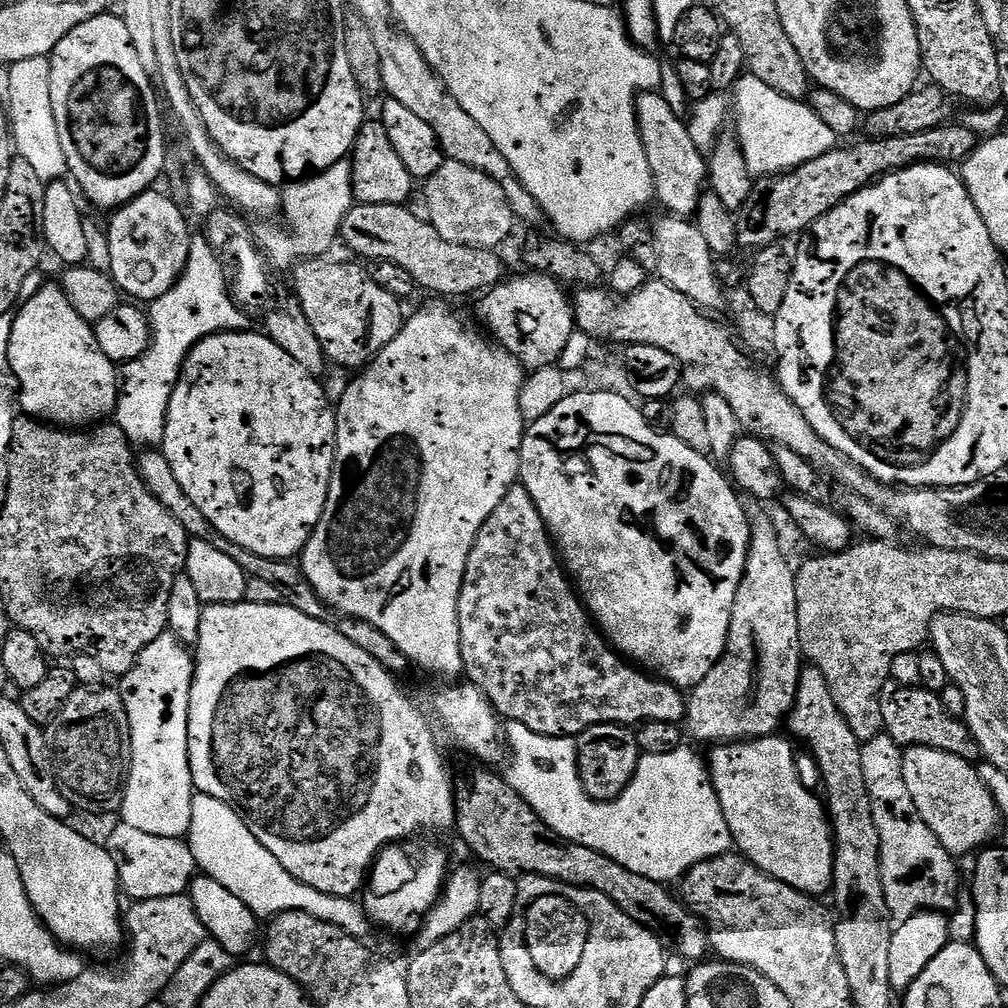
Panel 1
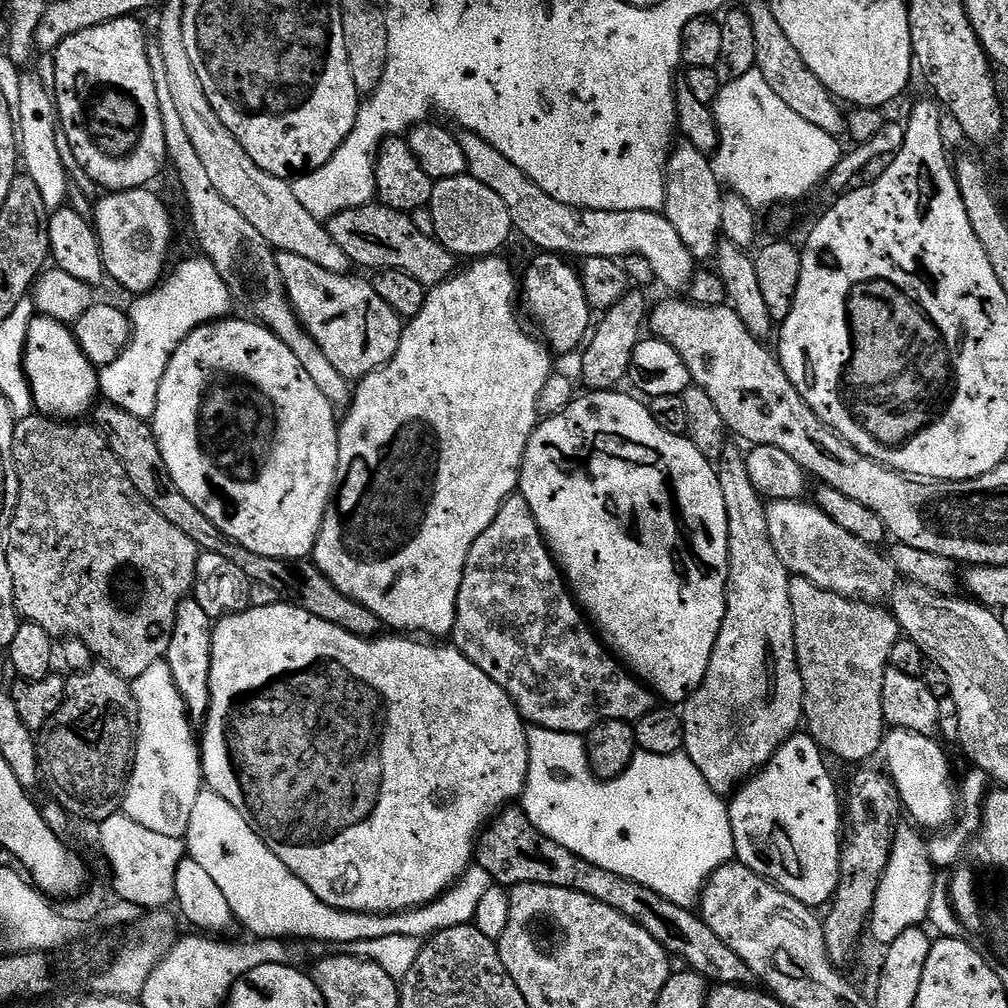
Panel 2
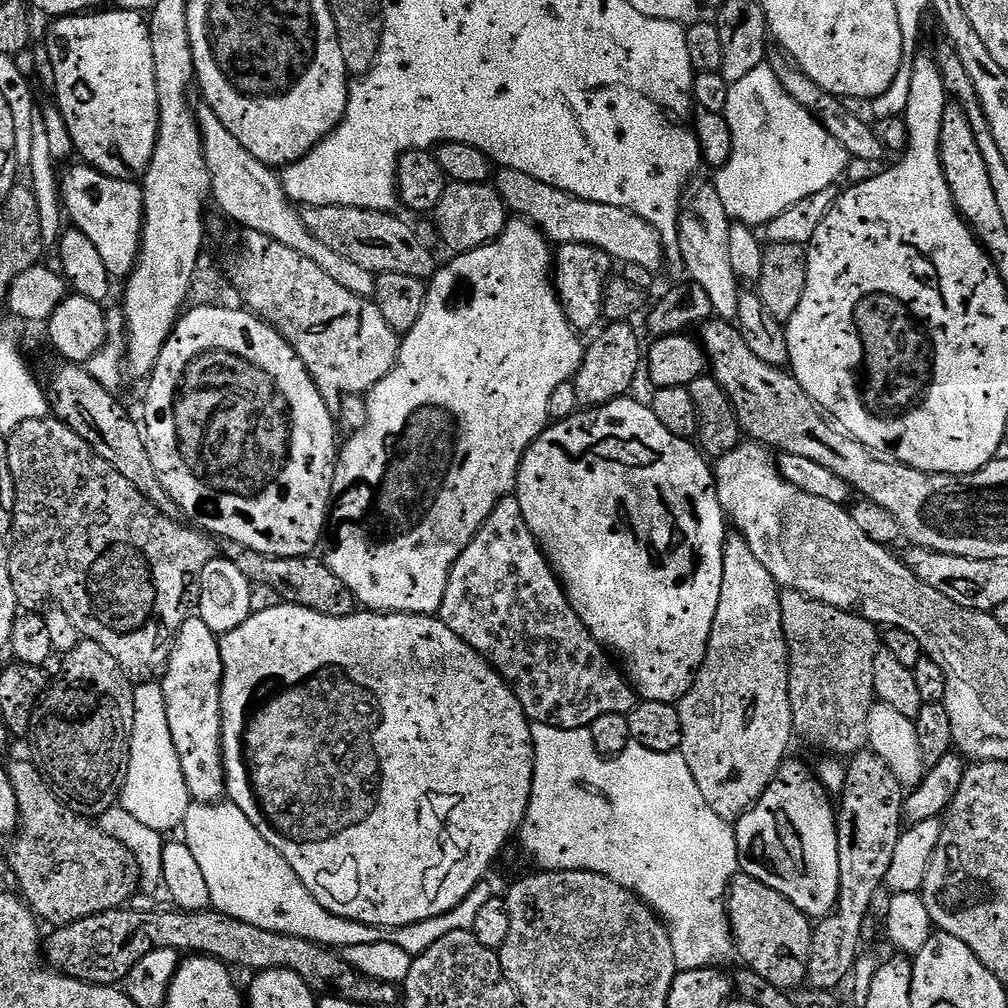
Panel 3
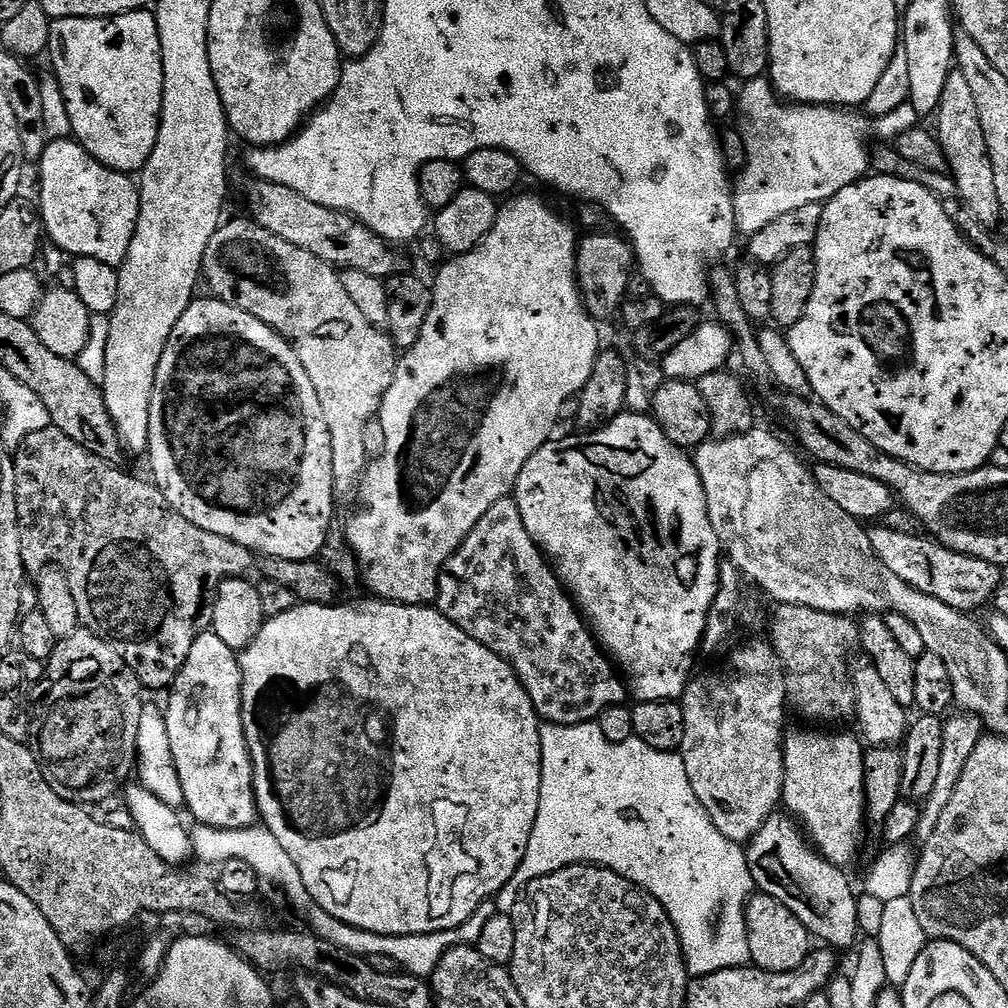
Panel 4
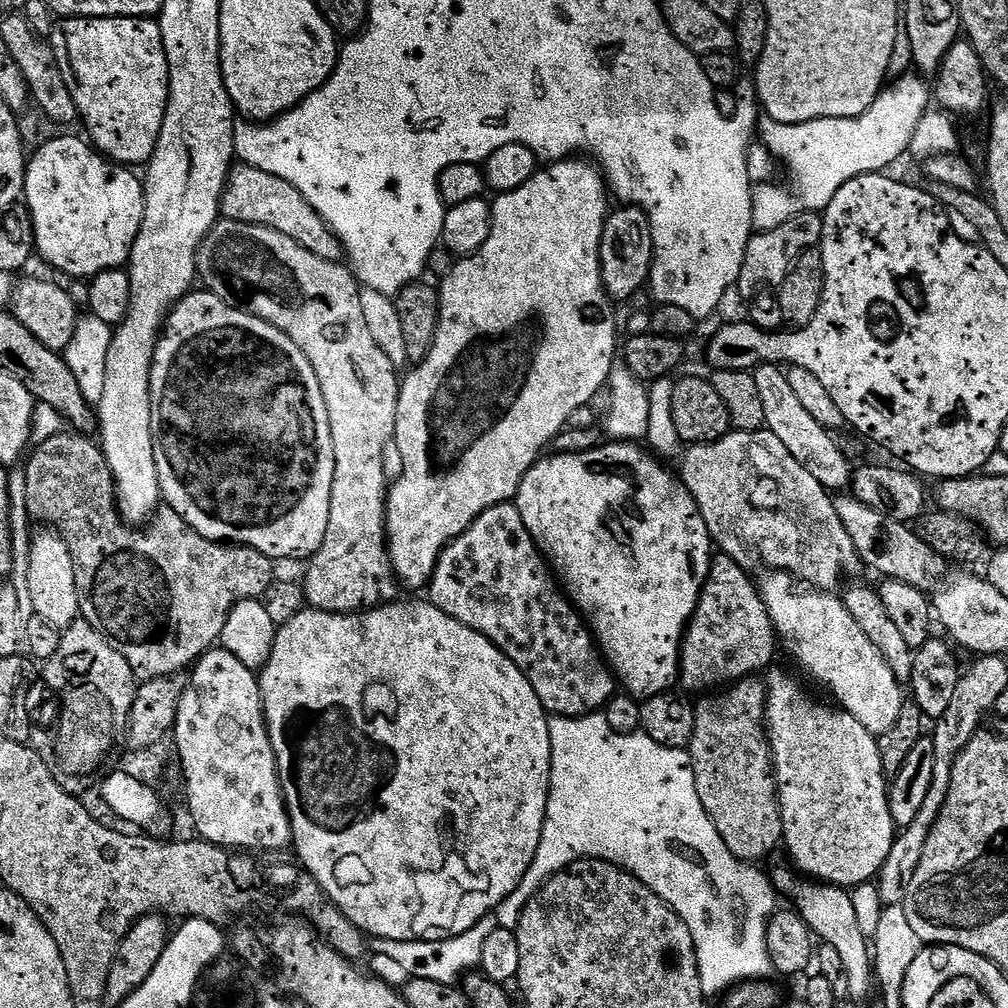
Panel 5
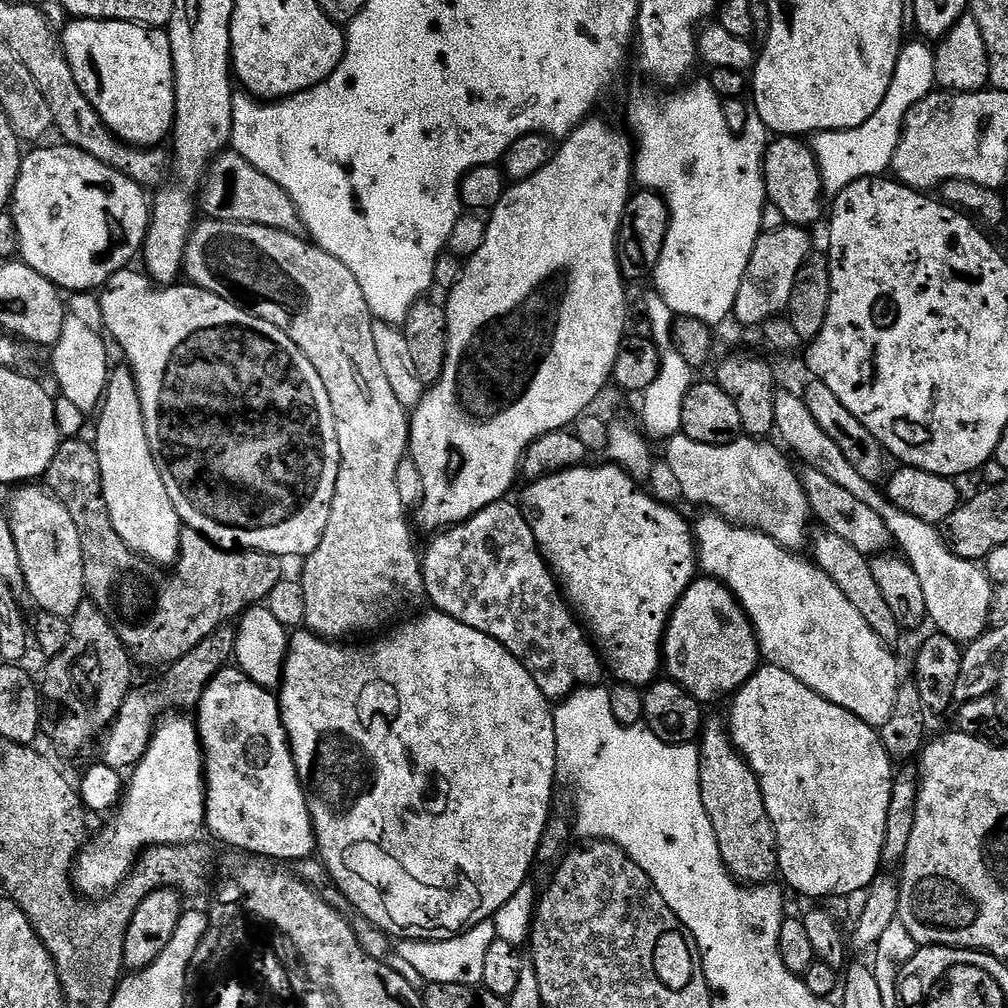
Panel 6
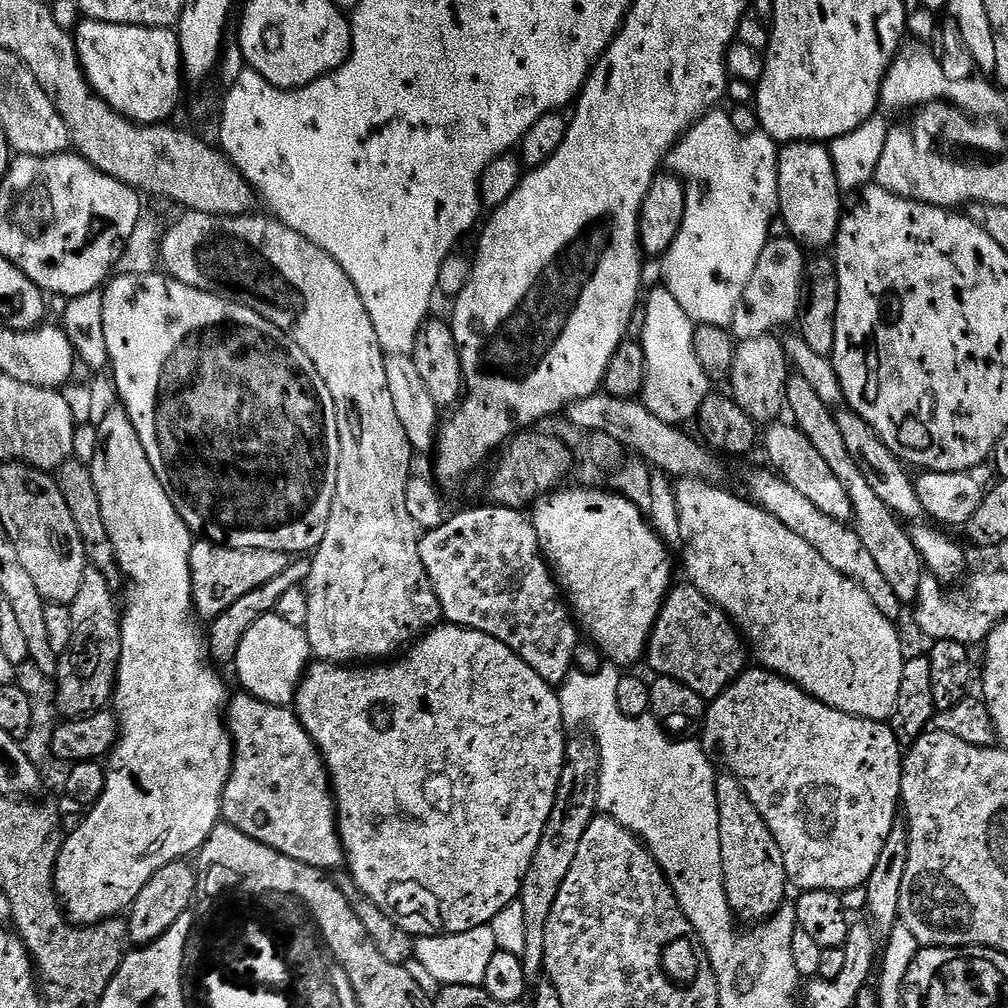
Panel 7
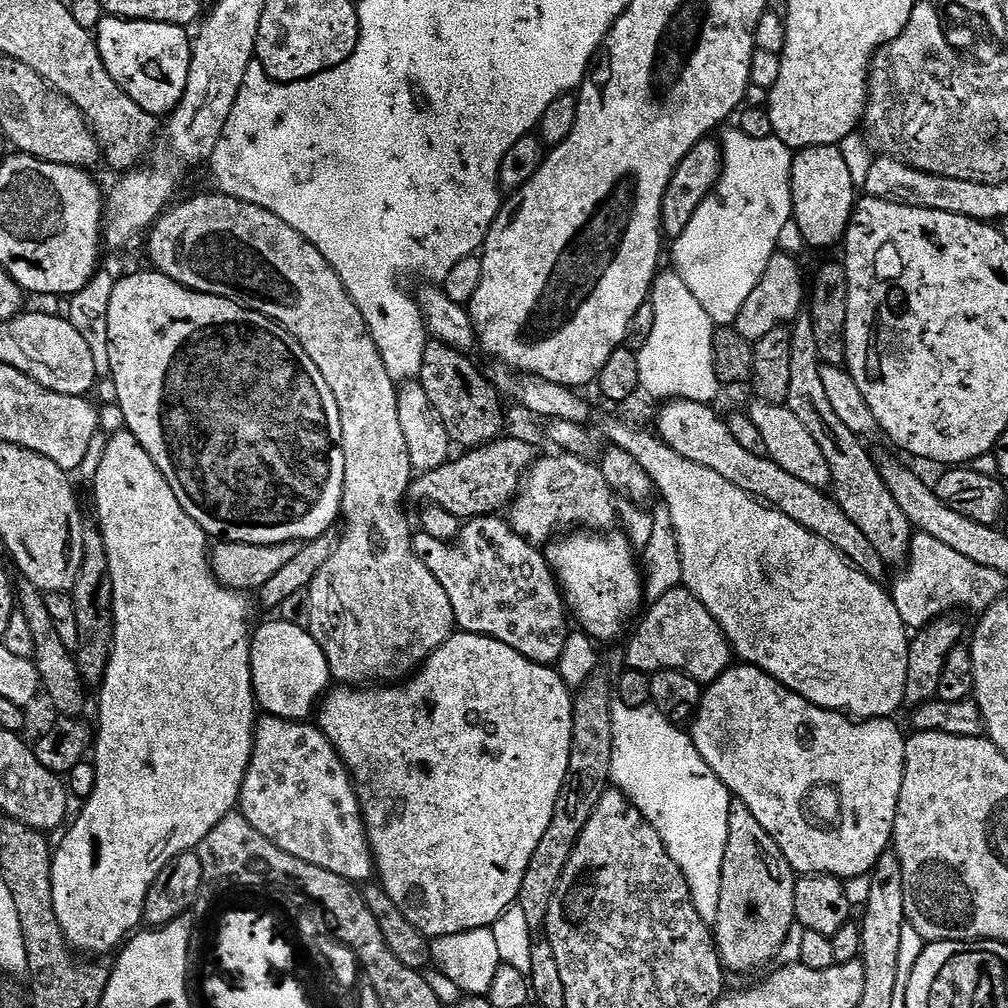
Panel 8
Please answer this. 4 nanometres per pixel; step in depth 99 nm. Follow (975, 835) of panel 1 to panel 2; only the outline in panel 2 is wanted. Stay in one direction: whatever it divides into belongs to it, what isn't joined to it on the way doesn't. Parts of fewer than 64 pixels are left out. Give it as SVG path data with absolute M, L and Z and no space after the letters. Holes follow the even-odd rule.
M892 728L884 738L883 767L898 790L903 811L905 808L921 829L947 829L958 816L958 788L952 785L952 768L939 743L939 739L901 728Z

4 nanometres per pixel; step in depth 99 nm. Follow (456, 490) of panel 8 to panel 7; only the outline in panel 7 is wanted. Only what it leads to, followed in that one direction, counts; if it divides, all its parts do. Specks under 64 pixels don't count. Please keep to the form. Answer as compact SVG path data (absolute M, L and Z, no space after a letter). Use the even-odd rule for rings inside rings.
M540 430L517 431L497 451L496 465L488 476L488 496L493 505L523 511L561 485L571 470L572 452L567 444L556 436L536 431Z

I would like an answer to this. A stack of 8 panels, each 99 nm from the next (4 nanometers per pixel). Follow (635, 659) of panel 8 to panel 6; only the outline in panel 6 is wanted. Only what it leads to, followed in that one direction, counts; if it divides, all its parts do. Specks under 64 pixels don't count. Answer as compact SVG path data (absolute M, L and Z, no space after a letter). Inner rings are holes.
M705 576L693 580L672 611L664 636L662 656L669 679L686 689L701 704L712 702L720 696L733 695L753 676L762 662L757 636L736 596L720 580Z

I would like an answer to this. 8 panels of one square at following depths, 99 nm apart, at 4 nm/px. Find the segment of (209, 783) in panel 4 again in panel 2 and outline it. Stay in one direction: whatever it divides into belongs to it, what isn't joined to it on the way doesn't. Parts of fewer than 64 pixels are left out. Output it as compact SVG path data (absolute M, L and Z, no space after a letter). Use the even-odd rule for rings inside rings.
M195 598L181 600L174 618L174 630L170 638L166 662L186 702L189 717L196 722L203 721L210 706L210 658L212 657L213 627L213 617L208 616L206 610L202 610L202 606L198 606Z

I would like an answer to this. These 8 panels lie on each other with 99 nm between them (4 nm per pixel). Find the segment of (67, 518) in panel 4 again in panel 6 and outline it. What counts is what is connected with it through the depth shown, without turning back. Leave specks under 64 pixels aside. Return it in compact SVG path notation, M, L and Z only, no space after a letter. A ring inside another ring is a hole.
M65 439L54 454L48 471L42 477L49 492L64 504L78 526L84 563L84 590L87 599L112 623L125 648L148 664L171 666L181 660L198 642L225 627L249 608L267 601L270 590L285 579L284 564L268 552L223 552L215 548L200 532L185 531L180 538L180 554L176 558L173 576L163 576L161 569L150 560L136 555L118 538L104 505L104 491L95 447L84 440Z

